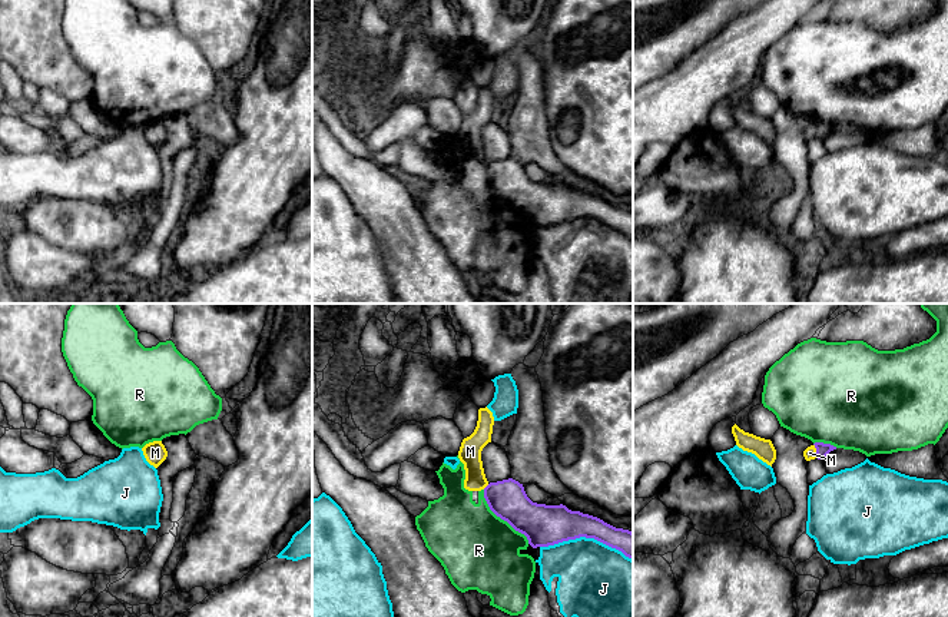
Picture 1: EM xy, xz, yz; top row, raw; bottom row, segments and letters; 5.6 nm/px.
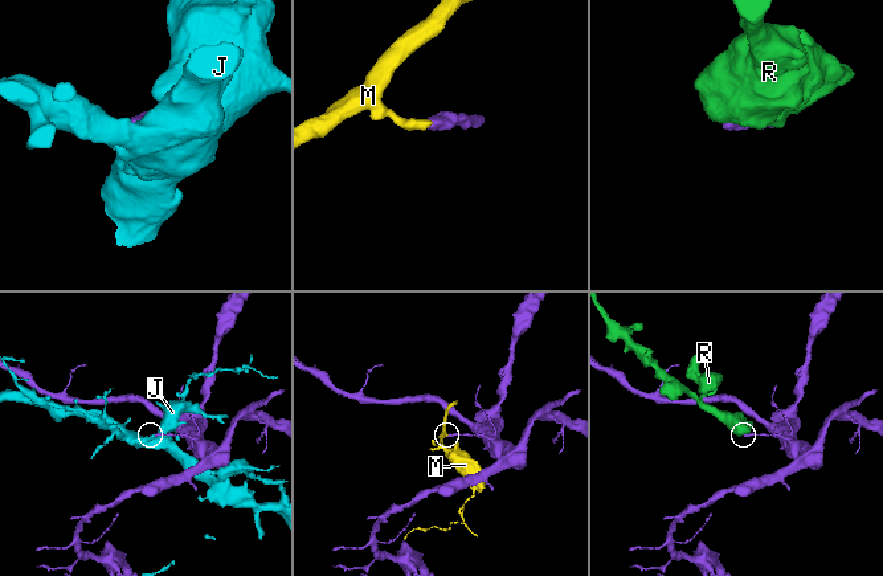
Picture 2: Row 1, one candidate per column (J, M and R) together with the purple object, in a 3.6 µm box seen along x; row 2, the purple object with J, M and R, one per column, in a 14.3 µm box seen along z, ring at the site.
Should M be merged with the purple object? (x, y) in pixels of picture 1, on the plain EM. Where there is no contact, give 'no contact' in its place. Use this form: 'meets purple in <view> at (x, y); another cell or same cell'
meets purple in yz at (816, 130); another cell

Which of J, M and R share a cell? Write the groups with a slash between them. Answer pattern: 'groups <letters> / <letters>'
groups J / M / R

